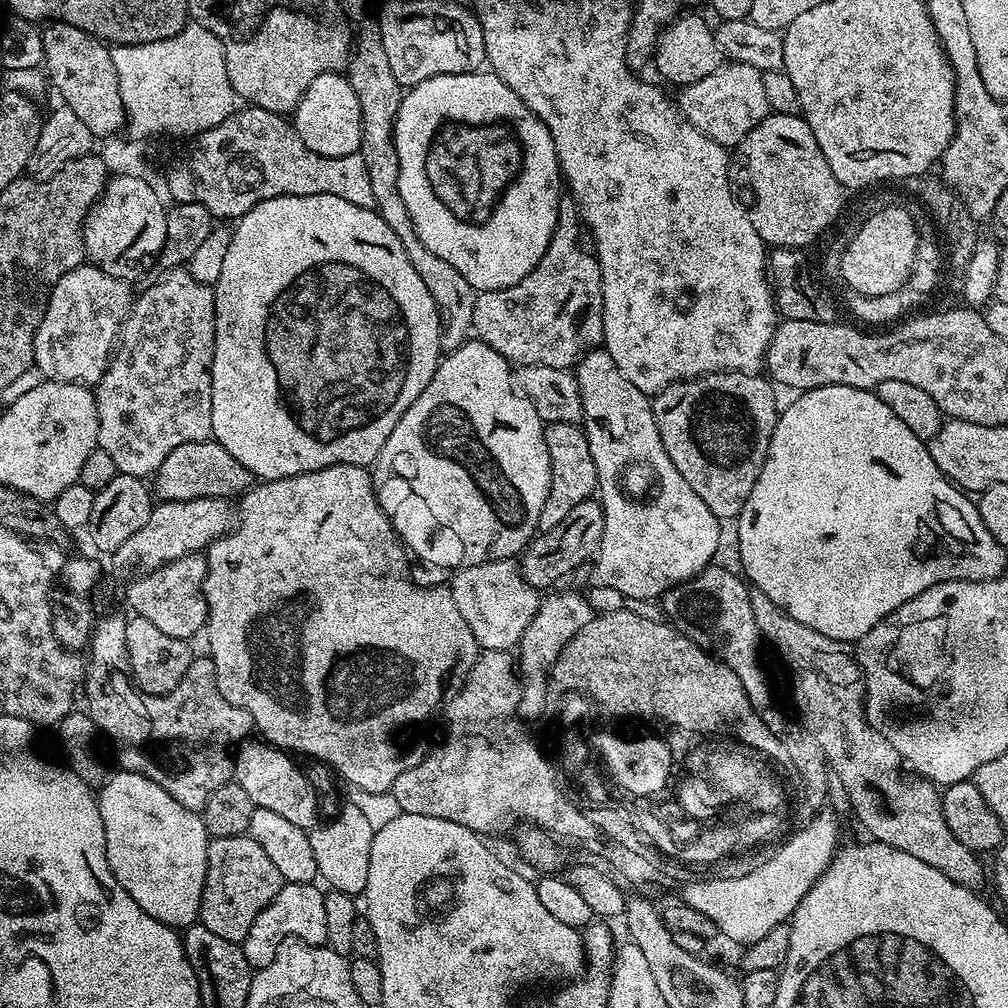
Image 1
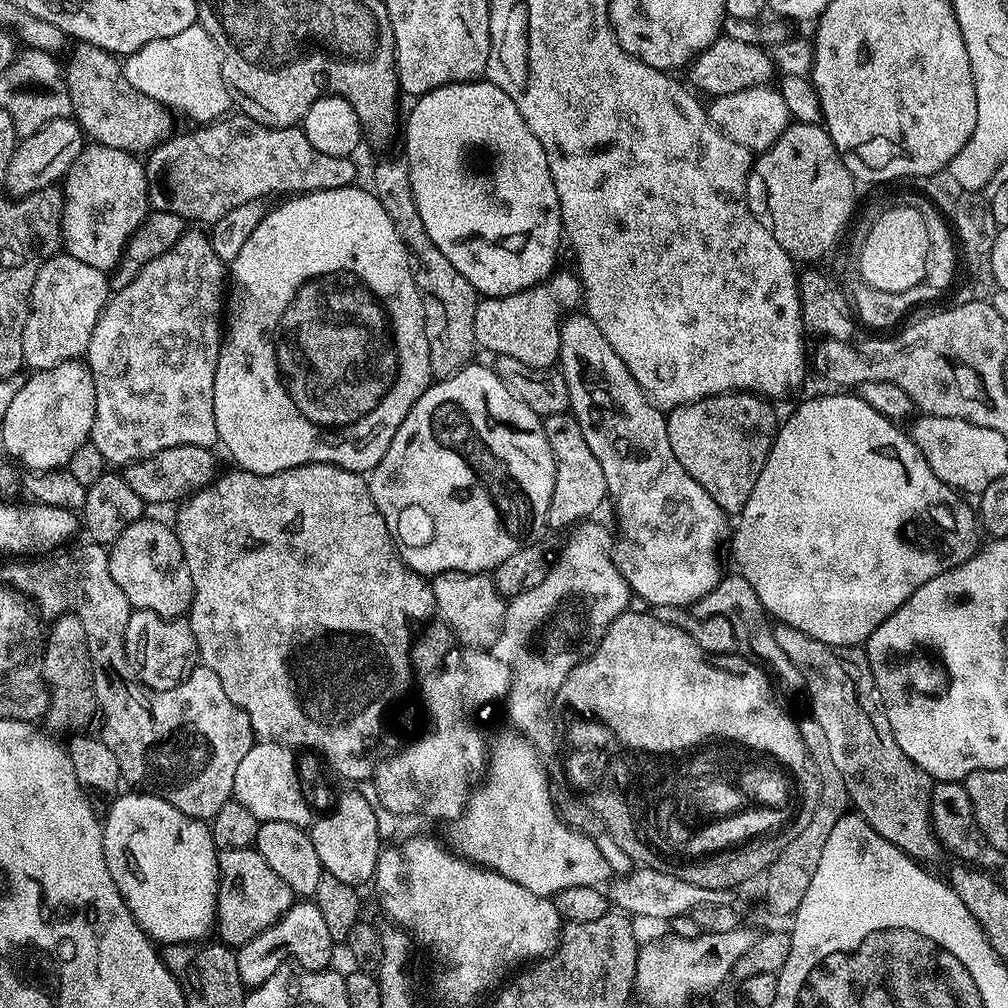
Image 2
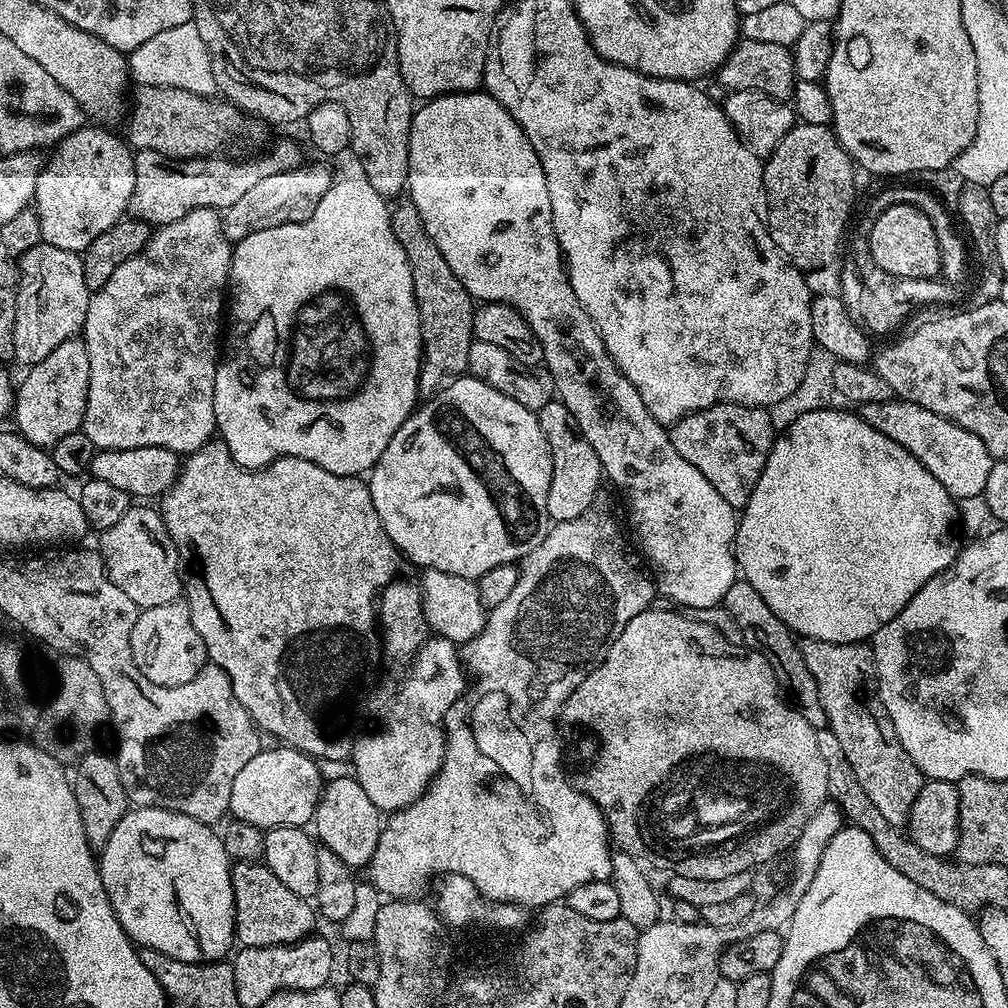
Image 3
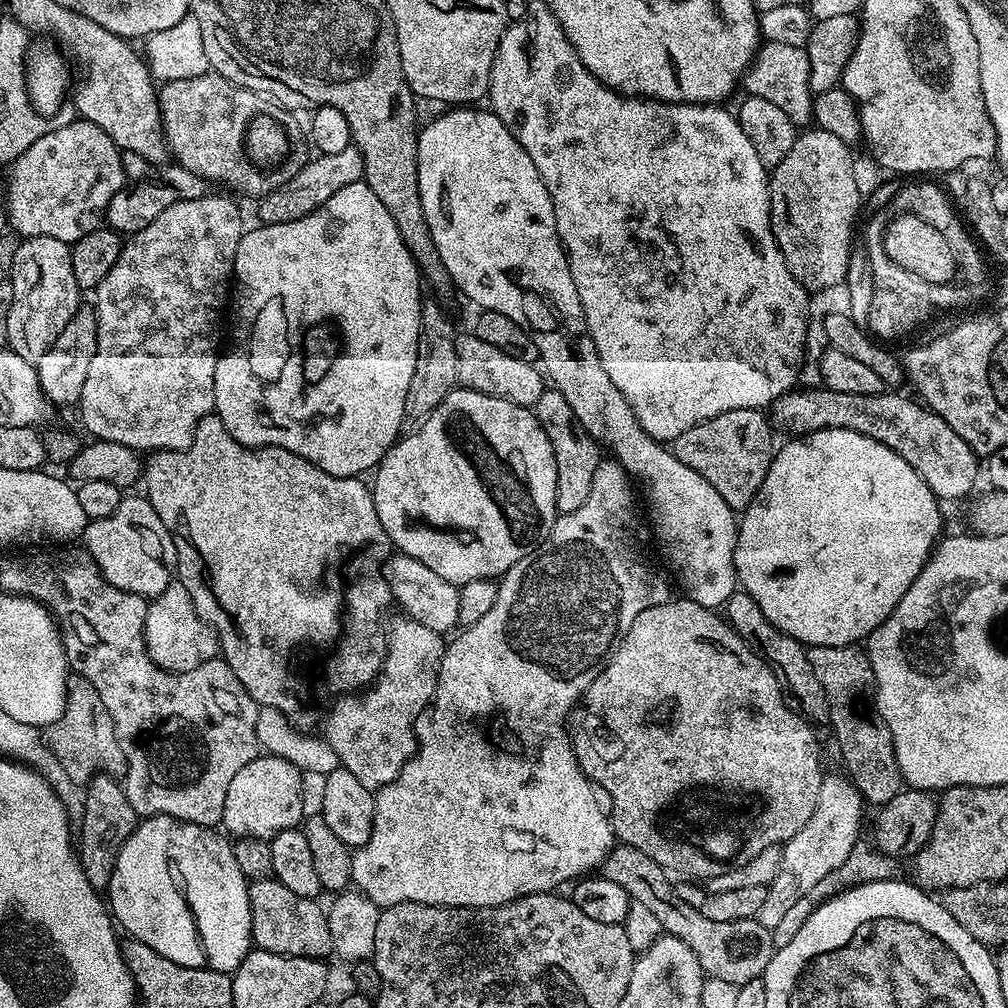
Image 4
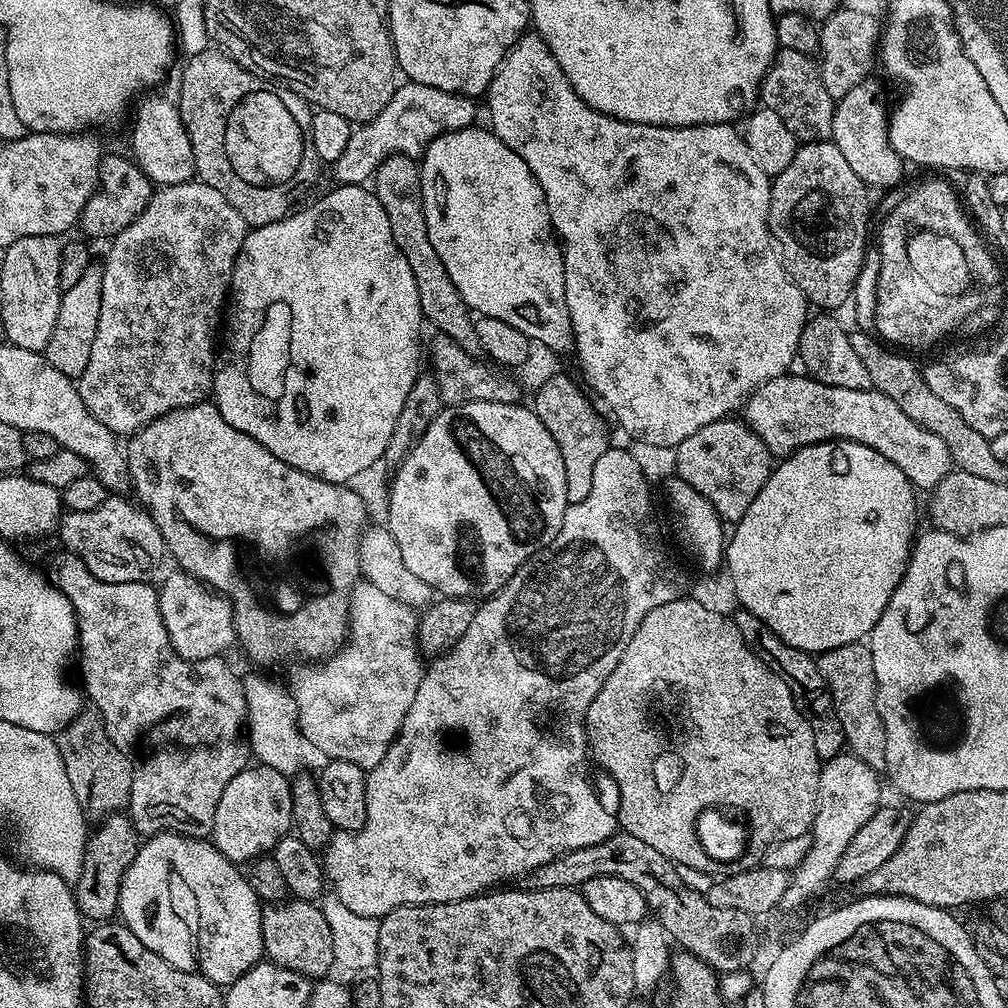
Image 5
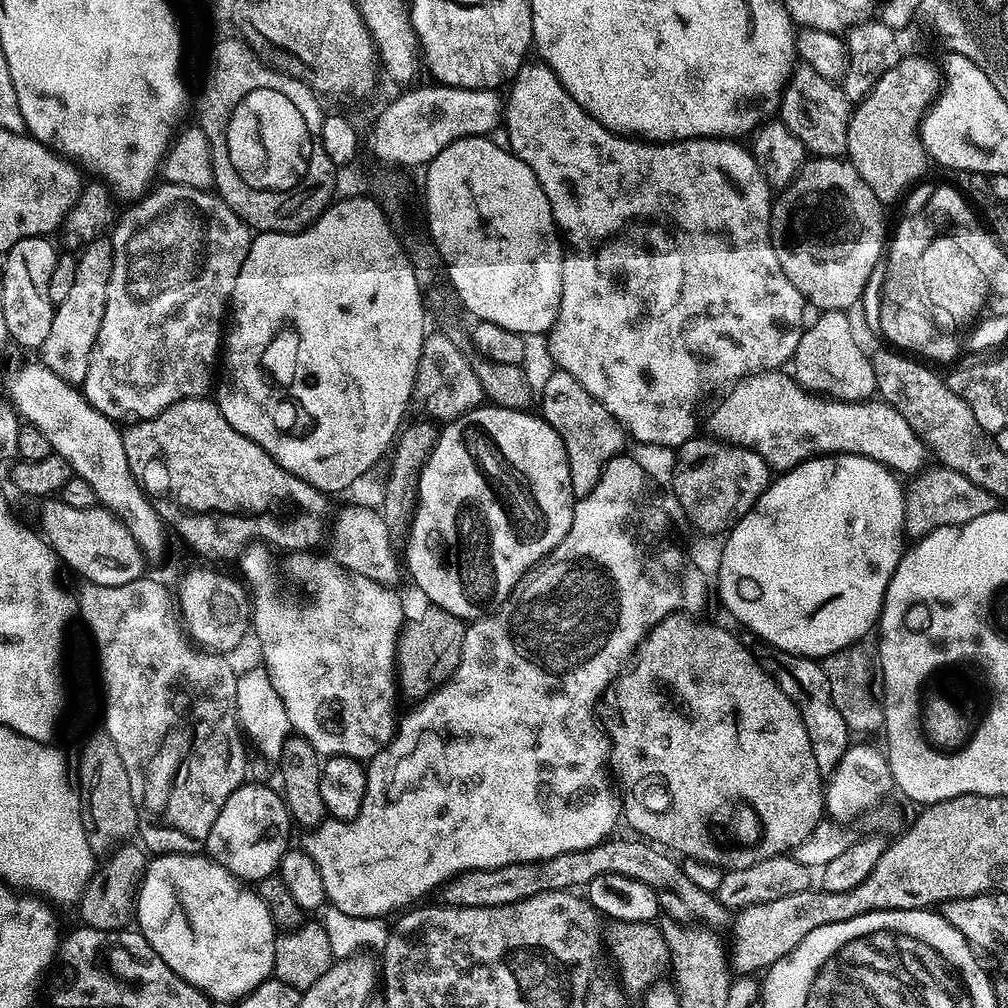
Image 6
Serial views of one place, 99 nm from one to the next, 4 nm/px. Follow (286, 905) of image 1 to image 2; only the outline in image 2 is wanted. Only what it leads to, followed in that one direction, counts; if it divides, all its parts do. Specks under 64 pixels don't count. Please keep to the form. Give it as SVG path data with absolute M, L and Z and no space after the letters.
M296 902L292 909L278 922L274 922L262 934L250 938L250 942L239 945L235 949L238 962L238 974L242 982L249 988L257 988L270 974L289 963L293 956L295 963L309 972L318 972L329 967L332 960L334 941L326 921L322 918L322 910L318 910L315 902Z

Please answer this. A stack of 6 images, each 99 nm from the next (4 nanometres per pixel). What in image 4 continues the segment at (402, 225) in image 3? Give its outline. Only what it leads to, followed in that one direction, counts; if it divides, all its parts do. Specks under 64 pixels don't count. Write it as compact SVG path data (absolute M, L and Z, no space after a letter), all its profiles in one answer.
M425 299L420 305L420 337L418 338L418 358L414 366L414 378L410 378L410 390L406 390L405 417L409 421L422 422L436 409L438 402L446 398L458 384L458 356L456 337L458 329L452 325L450 317L444 313L439 299Z

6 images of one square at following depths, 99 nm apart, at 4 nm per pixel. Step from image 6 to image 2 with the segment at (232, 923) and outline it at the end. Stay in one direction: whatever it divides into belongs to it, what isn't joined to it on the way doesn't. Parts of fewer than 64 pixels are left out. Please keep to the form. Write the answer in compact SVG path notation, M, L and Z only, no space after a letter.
M139 790L128 791L132 792L117 795L111 801L108 817L105 815L102 820L110 878L114 878L114 886L118 886L140 929L153 941L161 945L203 941L207 937L204 935L213 931L216 922L216 895L220 885L220 858L212 841L212 829L205 821L182 814L182 810L170 806L170 802L160 796Z

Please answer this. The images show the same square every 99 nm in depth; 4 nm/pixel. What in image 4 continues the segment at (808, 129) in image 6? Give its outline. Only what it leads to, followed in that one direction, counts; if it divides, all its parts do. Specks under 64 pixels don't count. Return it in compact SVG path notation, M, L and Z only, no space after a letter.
M779 42L761 43L742 77L742 88L749 96L774 102L774 106L780 107L794 125L804 126L813 119L814 93L810 86L810 62L805 47L785 46Z

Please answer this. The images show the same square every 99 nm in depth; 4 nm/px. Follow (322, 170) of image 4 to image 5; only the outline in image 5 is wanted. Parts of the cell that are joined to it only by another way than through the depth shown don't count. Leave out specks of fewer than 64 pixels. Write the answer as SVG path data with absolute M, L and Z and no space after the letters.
M411 82L401 83L394 98L386 102L386 106L374 119L353 127L350 142L346 142L342 158L338 158L334 165L337 181L340 184L367 185L375 177L380 163L388 157L423 157L424 149L434 138L473 127L477 123L476 104L473 97L459 96L457 92Z

